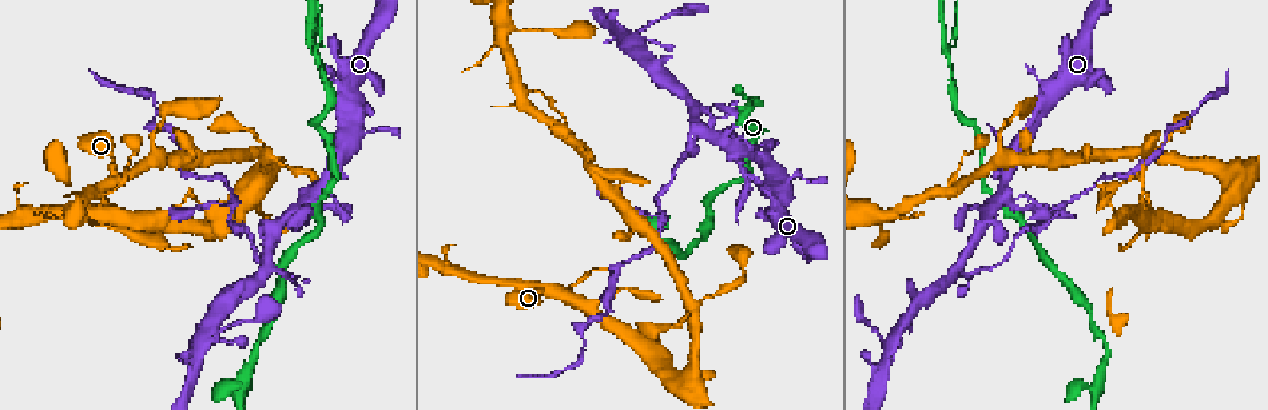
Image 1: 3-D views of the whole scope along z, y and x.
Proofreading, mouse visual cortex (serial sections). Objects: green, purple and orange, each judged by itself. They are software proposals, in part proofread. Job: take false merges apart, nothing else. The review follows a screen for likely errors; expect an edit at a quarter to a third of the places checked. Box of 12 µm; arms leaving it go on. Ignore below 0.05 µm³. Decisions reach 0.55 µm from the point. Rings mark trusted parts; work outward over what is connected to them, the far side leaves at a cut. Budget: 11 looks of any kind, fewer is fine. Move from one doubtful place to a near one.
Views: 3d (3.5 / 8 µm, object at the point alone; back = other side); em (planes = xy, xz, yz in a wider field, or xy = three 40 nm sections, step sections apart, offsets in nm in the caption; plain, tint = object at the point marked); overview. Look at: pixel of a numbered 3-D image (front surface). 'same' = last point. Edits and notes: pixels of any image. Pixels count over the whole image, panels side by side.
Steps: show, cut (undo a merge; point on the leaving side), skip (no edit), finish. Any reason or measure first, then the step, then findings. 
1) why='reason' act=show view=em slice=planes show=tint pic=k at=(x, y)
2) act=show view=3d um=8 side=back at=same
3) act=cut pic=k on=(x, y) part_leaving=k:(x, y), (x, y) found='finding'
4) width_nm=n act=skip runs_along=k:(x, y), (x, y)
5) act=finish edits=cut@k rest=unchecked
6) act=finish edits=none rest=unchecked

why='a fork' act=show view=3d um=3.5 pic=1 at=(746, 97)

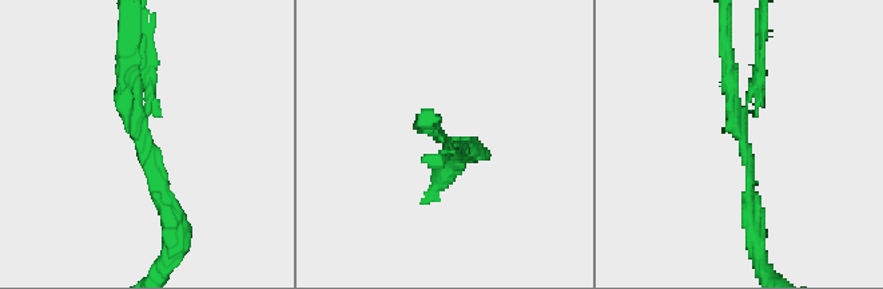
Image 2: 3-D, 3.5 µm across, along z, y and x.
arms=3 arm_widths_nm=150,150,200 act=show view=em slice=xy step=2 show=tint pic=2 at=(742, 132)

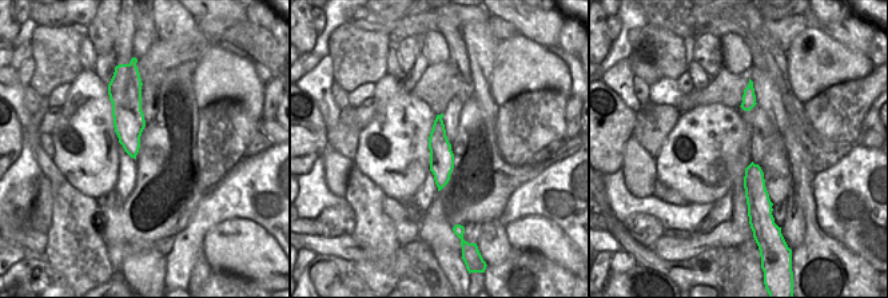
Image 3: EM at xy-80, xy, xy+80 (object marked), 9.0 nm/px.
width_nm=220 act=cut pic=2 on=(151, 58) part_leaving=2:(144, 110), (144, 39) found='a second cell is stuck on'

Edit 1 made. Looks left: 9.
act=show view=overview

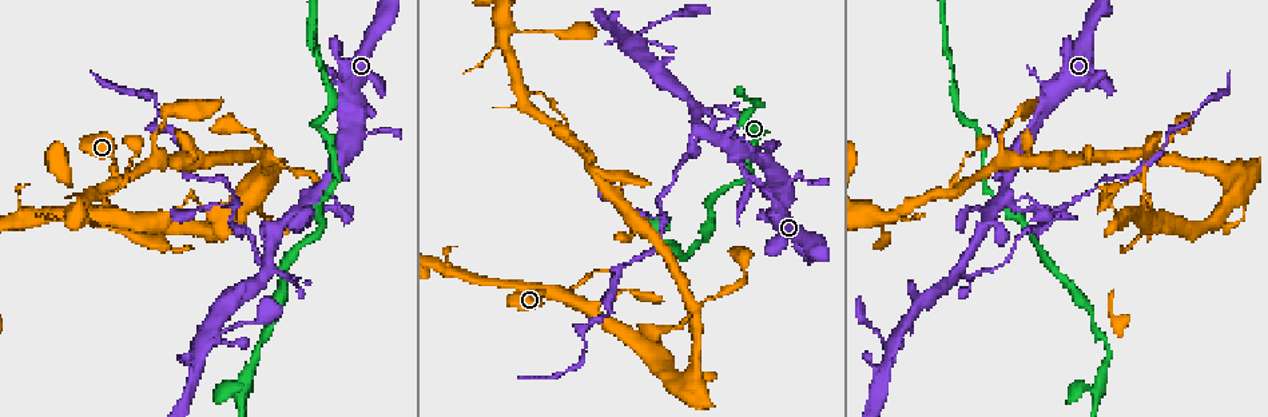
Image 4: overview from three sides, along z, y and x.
why='looks like a crossing' act=show view=3d um=3.5 pic=4 at=(1009, 199)

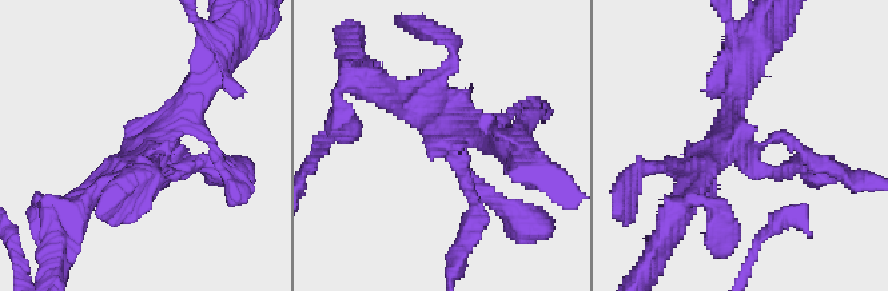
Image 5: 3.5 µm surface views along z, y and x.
why='need the tissue' act=show view=em slice=xy step=5 show=tint pic=5 at=(734, 144)

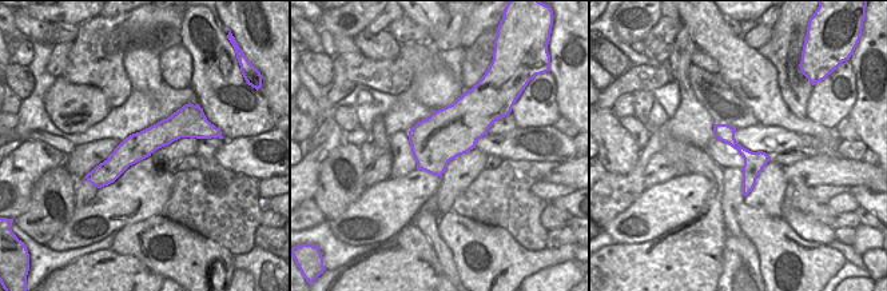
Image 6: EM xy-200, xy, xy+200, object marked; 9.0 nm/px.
why='another direction' act=show view=em slice=xy step=1 show=tint at=same

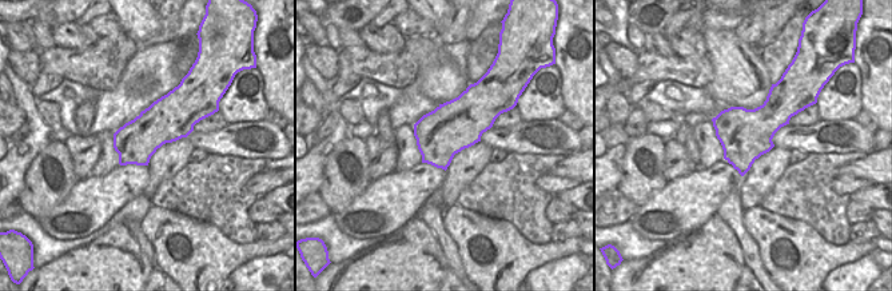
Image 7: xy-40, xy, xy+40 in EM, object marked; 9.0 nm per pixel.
act=skip runs_along=5:(206, 80), (87, 199) found='all the same cell'

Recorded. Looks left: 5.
why='arms part here' act=show view=3d um=8 pic=4 at=(1141, 206)

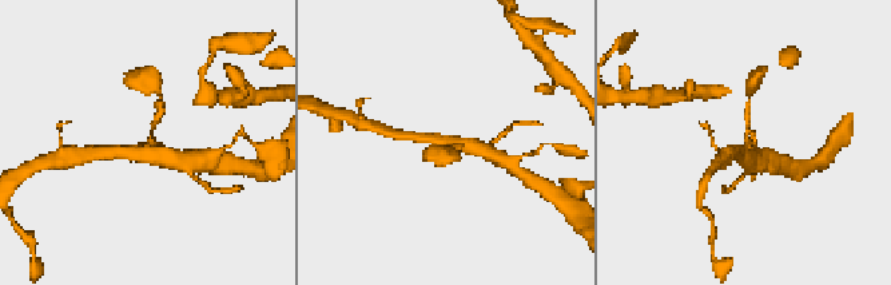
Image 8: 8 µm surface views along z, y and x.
act=show view=3d um=3.5 pic=8 at=(153, 145)

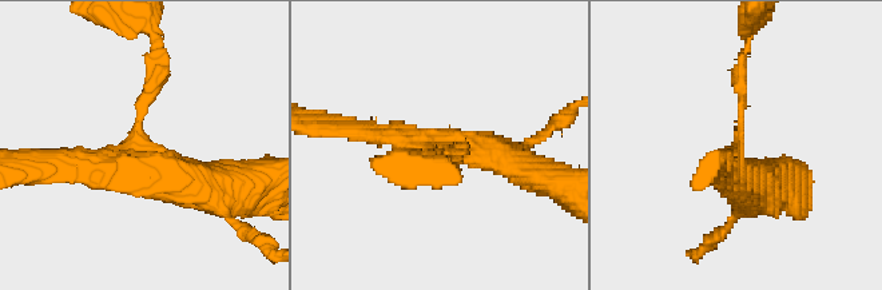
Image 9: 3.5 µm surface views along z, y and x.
arms=3 arm_widths_nm=150,250,450 why='now the EM' act=show view=em slice=xy step=2 show=tint pic=9 at=(736, 151)

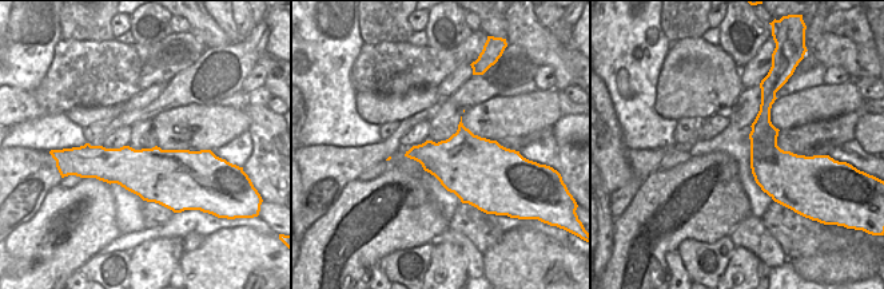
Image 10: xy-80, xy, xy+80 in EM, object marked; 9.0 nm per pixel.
act=skip runs_along=9:(154, 68), (134, 146), (215, 183) found='continuous, no second cell'

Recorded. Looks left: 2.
why='abrupt turn' act=show view=3d um=3.5 pic=4 at=(264, 180)

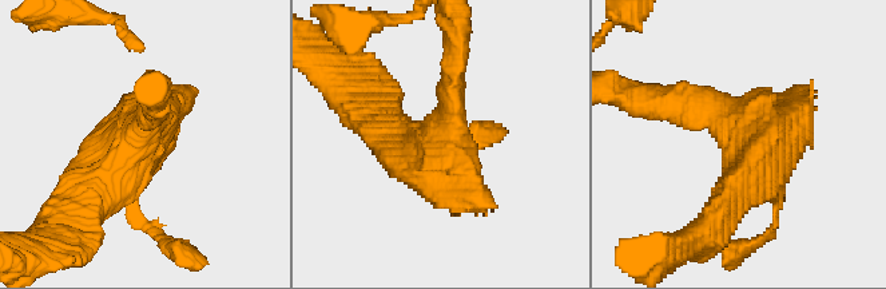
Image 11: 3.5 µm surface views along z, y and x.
why='now the EM' act=show view=em slice=xy step=1 show=tint pic=11 at=(141, 130)

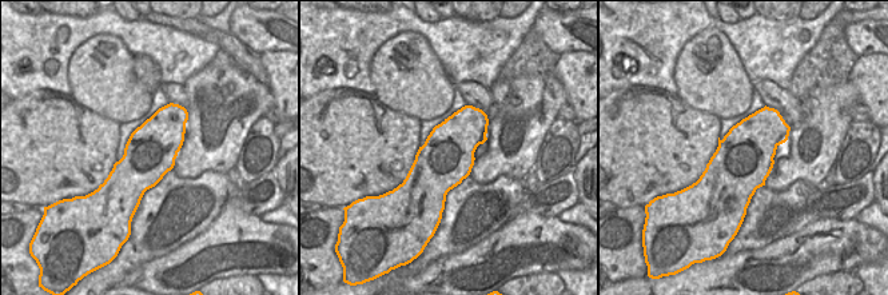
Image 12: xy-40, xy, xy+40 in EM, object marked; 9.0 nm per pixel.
act=skip runs_along=11:(75, 214), (123, 161), (153, 109) found='continuous, no second cell'

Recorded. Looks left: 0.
act=finish edits=cut@2 rest=unchecked

